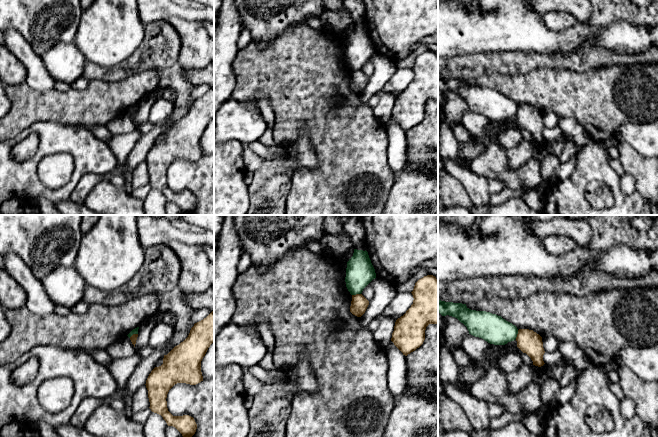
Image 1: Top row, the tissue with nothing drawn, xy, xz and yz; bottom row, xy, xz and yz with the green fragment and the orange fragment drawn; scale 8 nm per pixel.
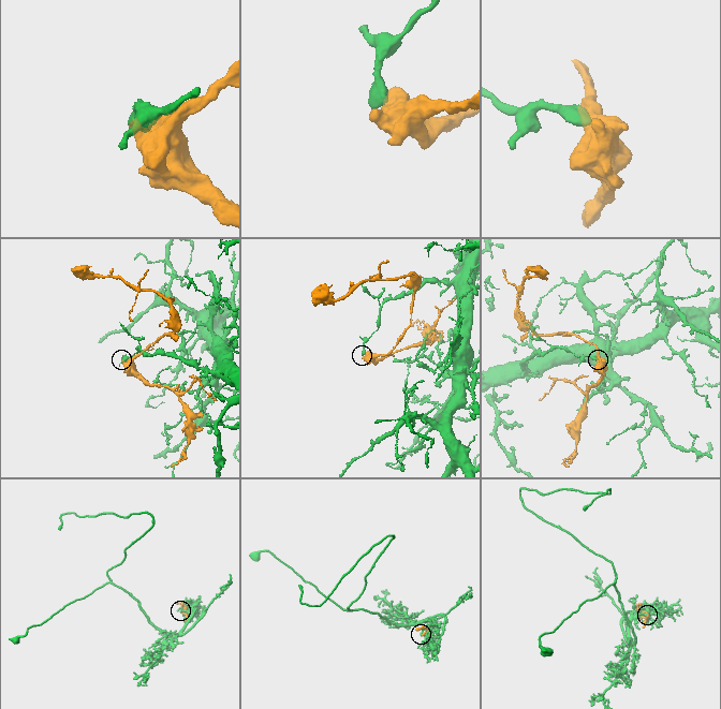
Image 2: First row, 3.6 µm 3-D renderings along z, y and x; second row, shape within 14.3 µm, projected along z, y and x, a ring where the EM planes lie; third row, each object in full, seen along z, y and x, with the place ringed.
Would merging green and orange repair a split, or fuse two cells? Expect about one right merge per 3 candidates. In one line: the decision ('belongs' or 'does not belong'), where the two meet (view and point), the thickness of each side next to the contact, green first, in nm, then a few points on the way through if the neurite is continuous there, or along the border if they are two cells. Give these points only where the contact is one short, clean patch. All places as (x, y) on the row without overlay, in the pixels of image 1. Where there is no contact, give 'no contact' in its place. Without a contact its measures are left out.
does not belong | xz (356, 69) | 220/140 nm | along xz (360, 69), (352, 71)

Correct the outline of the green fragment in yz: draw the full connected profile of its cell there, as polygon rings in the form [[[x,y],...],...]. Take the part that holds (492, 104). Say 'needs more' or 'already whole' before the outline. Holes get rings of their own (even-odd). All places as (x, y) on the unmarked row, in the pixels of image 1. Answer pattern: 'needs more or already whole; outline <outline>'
already whole; outline [[[438,75],[438,89],[457,94],[467,103],[469,110],[482,114],[490,120],[505,121],[514,117],[518,110],[517,103],[501,92],[486,87],[471,86],[466,80]]]

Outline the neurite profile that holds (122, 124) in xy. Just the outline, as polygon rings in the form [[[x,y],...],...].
[[[128,112],[113,118],[105,126],[113,135],[127,134],[136,129],[136,124]]]

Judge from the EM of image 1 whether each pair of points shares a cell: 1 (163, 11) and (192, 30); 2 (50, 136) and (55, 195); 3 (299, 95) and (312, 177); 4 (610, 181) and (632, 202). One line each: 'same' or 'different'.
1: different
2: same
3: same
4: same

